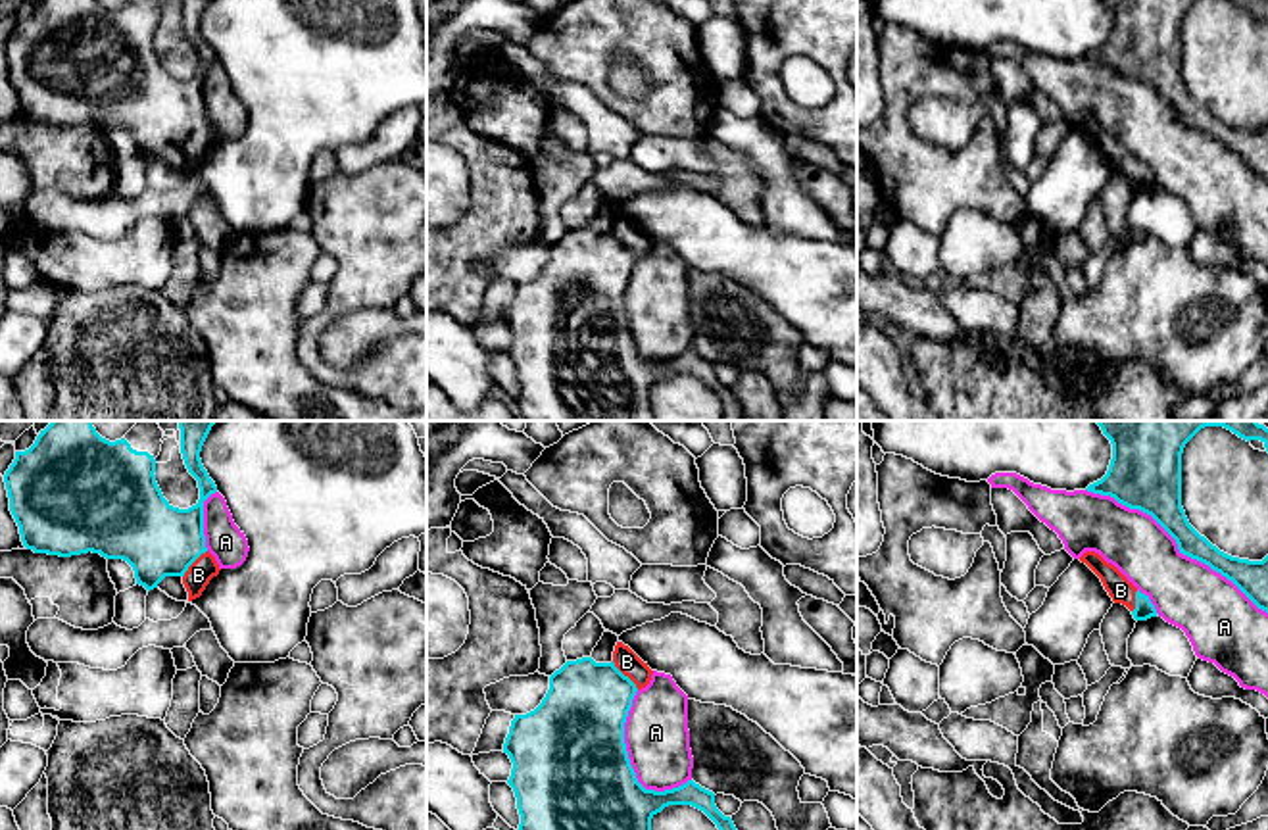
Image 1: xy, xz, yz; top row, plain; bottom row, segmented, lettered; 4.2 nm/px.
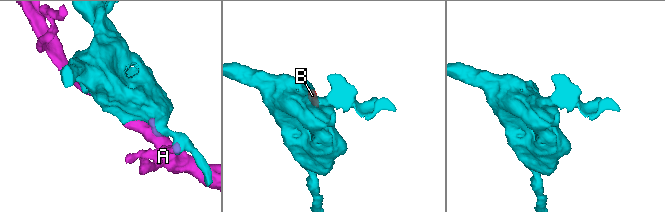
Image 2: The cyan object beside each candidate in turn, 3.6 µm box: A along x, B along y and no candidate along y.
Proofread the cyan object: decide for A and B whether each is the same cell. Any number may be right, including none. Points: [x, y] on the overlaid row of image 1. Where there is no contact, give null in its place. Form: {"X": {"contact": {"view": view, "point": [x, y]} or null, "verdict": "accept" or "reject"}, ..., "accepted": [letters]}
{"A": {"contact": {"view": "yz", "point": [1176, 542]}, "verdict": "reject"}, "B": {"contact": {"view": "xz", "point": [623, 675]}, "verdict": "accept"}, "accepted": ["B"]}

